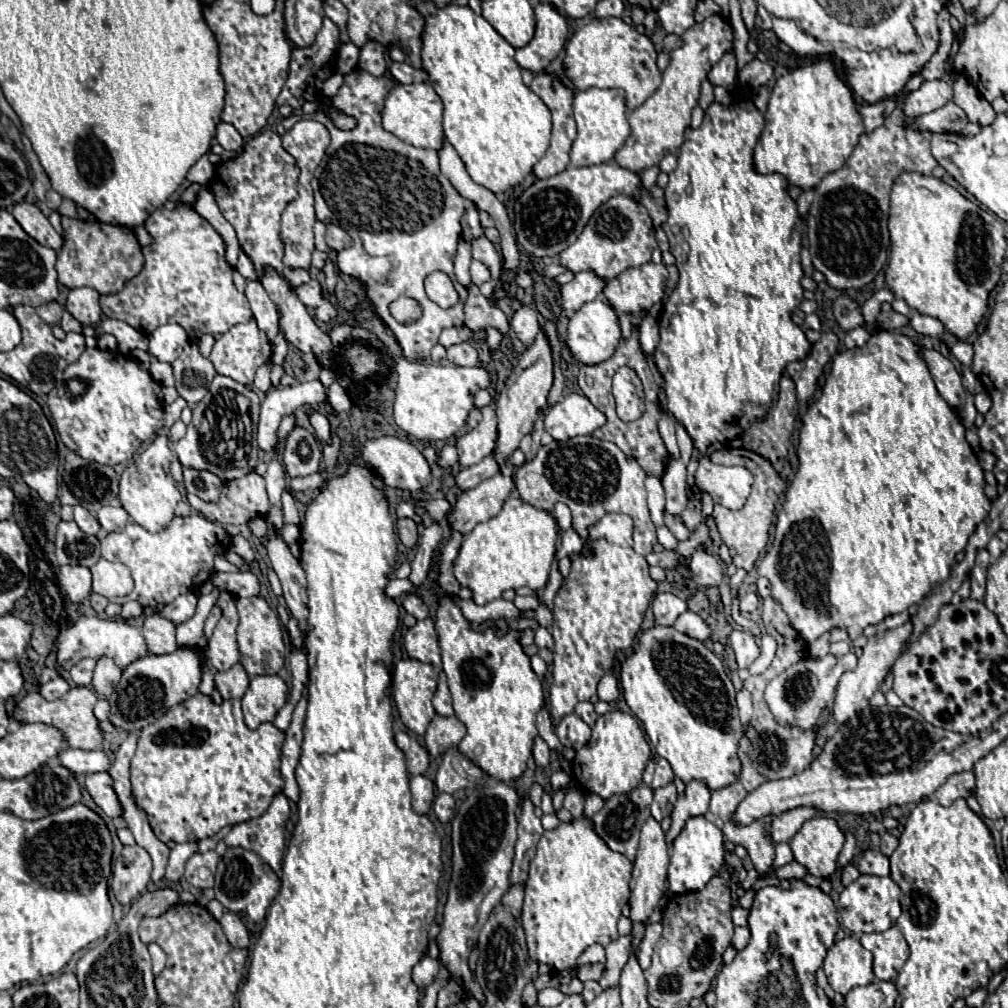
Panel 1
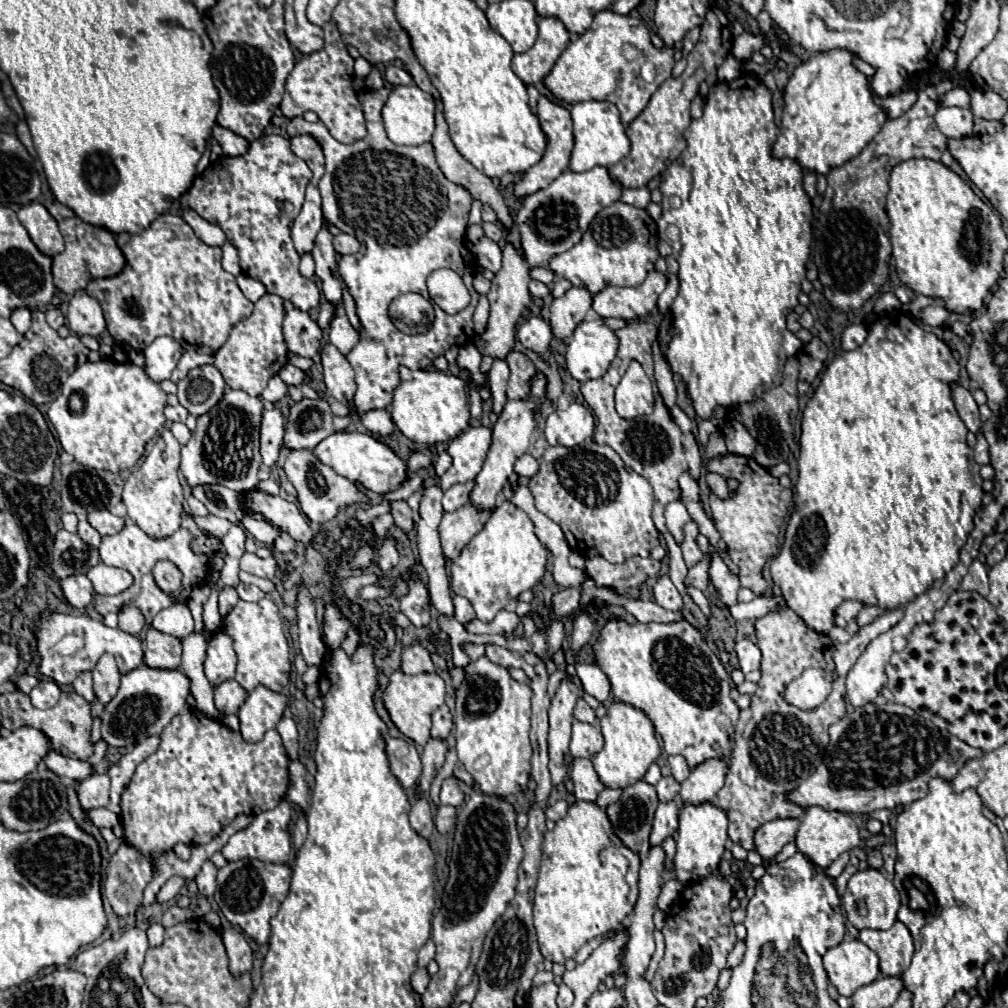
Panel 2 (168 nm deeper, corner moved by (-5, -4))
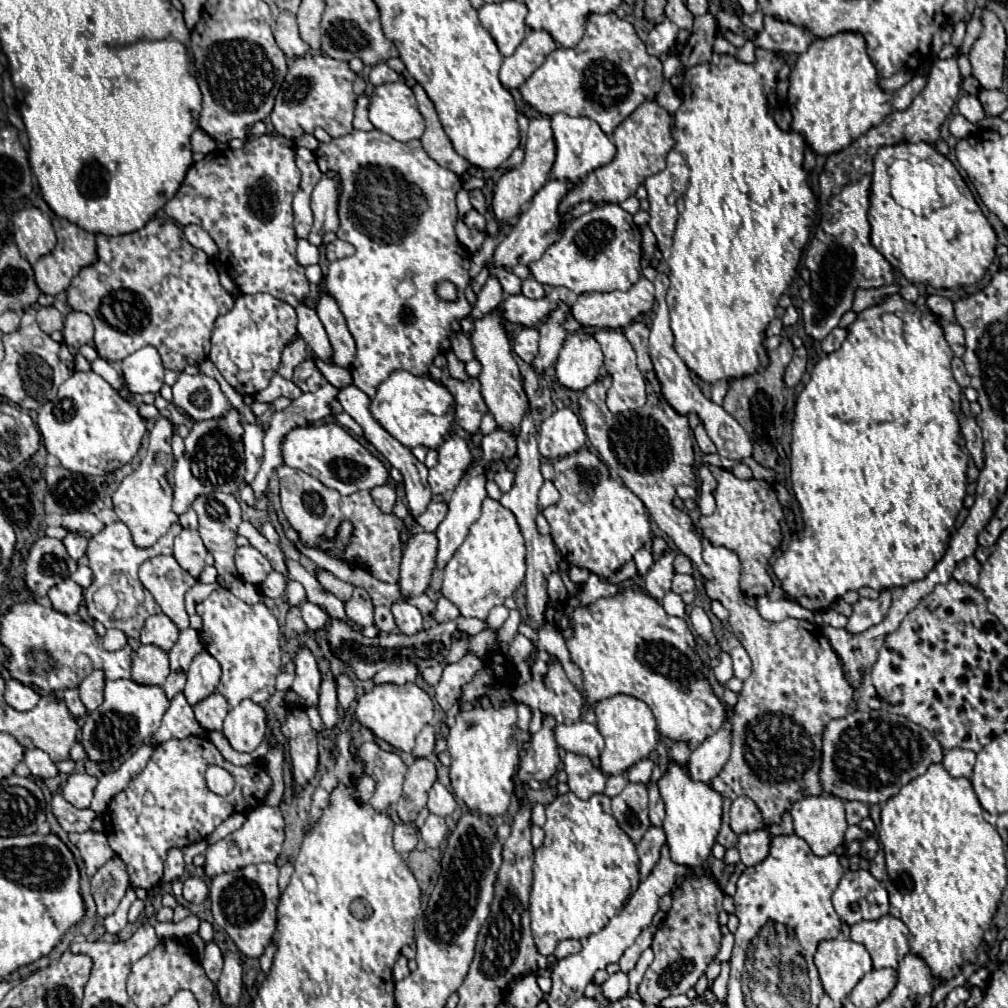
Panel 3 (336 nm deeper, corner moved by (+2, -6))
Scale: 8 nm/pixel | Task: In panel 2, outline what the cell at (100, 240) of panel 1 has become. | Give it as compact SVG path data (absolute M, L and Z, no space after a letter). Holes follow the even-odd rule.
M80 218L60 220L58 226L66 240L66 250L62 254L54 256L54 264L52 264L54 284L58 290L62 290L66 294L74 294L78 290L84 290L88 286L88 282L92 282L92 280L116 276L124 270L124 254L120 252L118 244L116 244L116 236L110 230L92 226Z

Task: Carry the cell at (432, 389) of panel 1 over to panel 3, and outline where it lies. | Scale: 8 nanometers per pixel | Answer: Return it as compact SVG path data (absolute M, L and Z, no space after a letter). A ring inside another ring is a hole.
M407 370L393 372L377 388L375 398L371 398L369 410L373 418L407 448L427 446L435 450L443 442L455 420L455 406L449 390L429 376L413 376Z

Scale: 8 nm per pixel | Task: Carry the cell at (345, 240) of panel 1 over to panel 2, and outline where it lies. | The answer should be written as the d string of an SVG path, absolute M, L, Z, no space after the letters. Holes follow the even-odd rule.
M350 234L334 236L334 250L338 254L356 254L360 250L360 242Z

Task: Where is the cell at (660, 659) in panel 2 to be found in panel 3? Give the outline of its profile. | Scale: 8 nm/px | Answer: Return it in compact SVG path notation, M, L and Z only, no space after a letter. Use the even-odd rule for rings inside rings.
M625 586L609 598L599 598L589 606L577 606L571 614L563 612L561 622L557 622L557 628L559 632L567 628L573 630L573 636L567 638L565 644L571 662L581 670L581 694L587 706L593 706L599 700L611 698L615 694L631 694L649 704L657 718L657 728L663 736L667 736L669 740L685 740L691 744L691 748L697 748L697 744L701 744L707 736L721 728L725 712L701 672L703 666L695 652L693 634L687 622L683 618L669 616L659 600L651 598L641 590Z

